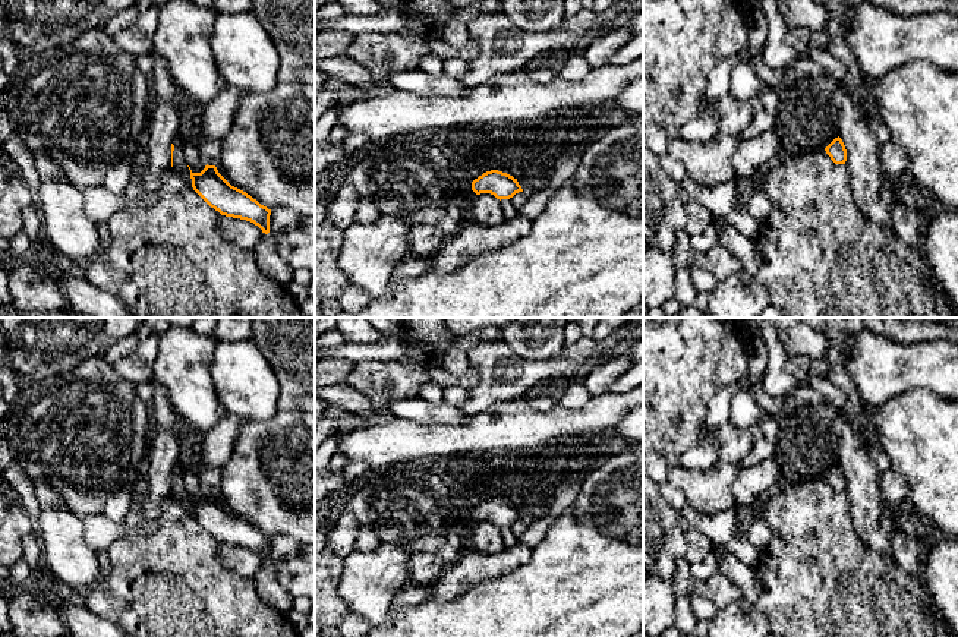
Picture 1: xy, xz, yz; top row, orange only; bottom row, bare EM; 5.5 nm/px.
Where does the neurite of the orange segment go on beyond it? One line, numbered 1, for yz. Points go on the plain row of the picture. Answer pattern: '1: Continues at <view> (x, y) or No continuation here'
1: No continuation here

